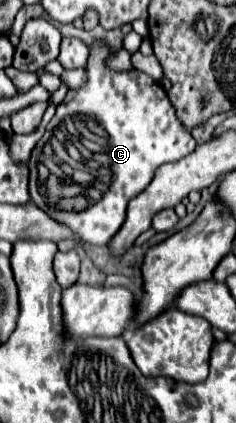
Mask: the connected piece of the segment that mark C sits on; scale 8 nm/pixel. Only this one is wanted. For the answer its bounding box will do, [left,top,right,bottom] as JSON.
[29,44,197,246]

